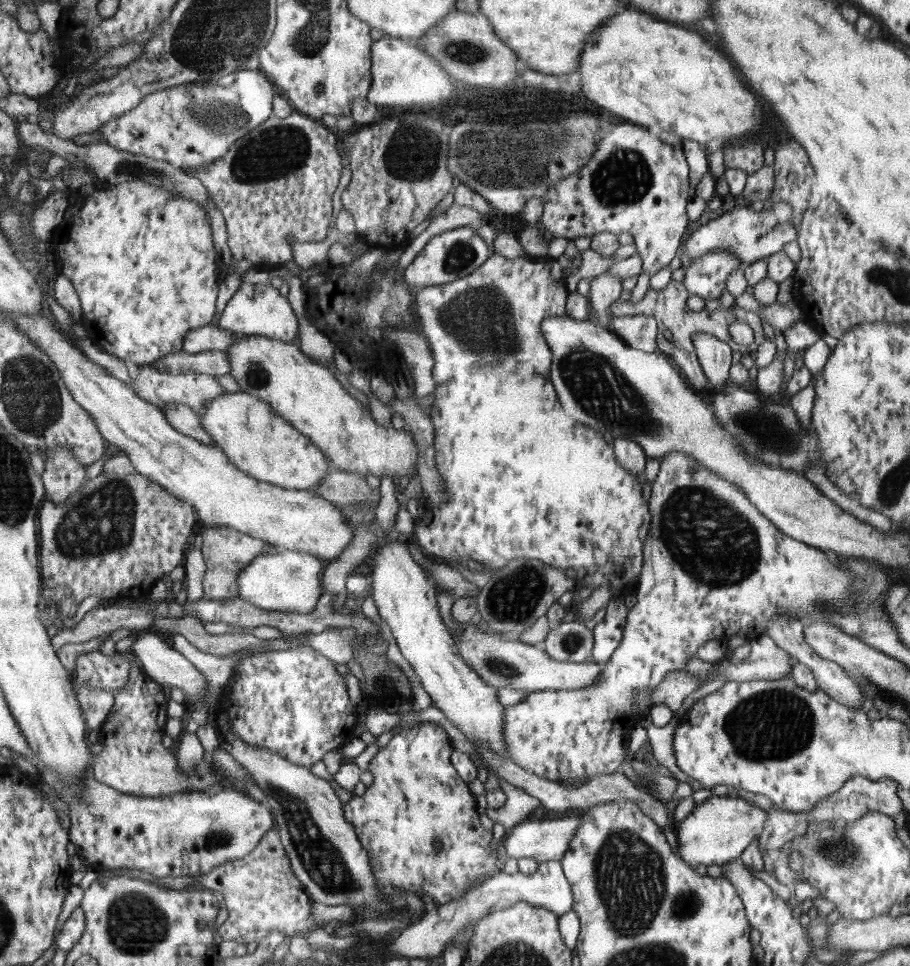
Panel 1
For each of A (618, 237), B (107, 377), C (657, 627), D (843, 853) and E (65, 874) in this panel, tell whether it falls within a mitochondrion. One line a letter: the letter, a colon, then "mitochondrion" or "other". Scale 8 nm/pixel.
A: other
B: other
C: other
D: mitochondrion
E: other

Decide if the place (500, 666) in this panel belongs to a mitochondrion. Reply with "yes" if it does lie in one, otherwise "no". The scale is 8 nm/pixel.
yes

